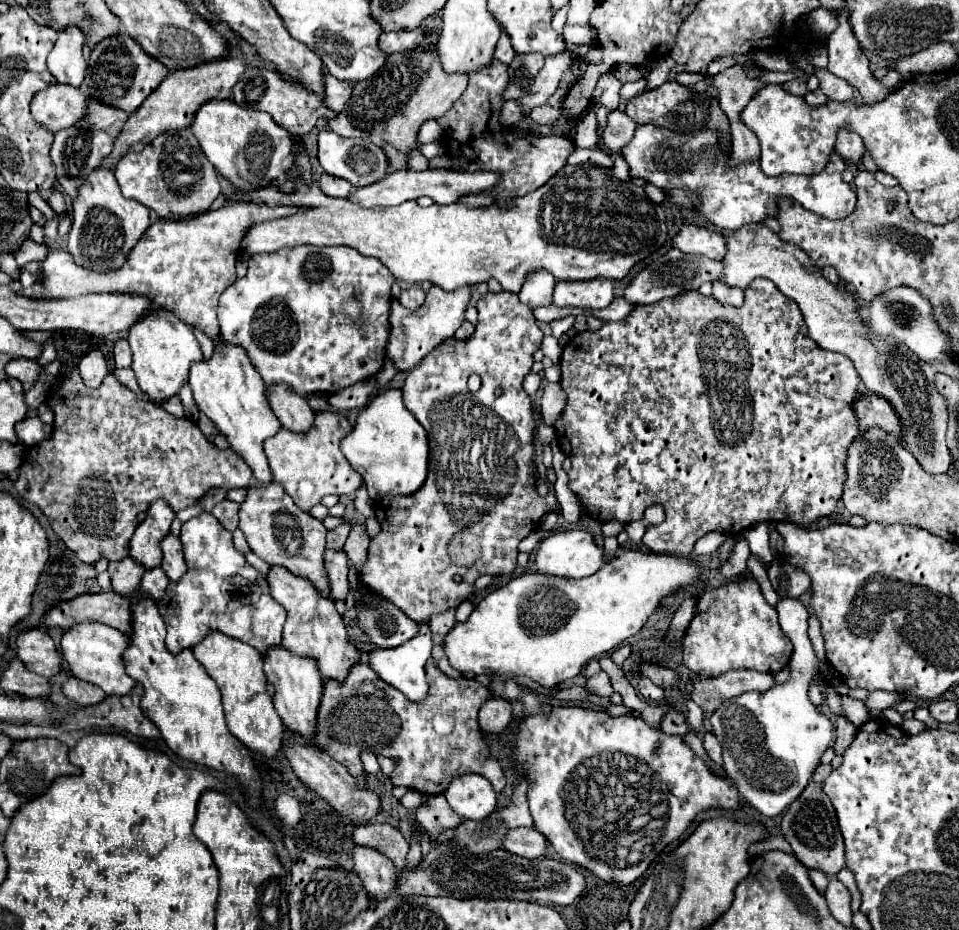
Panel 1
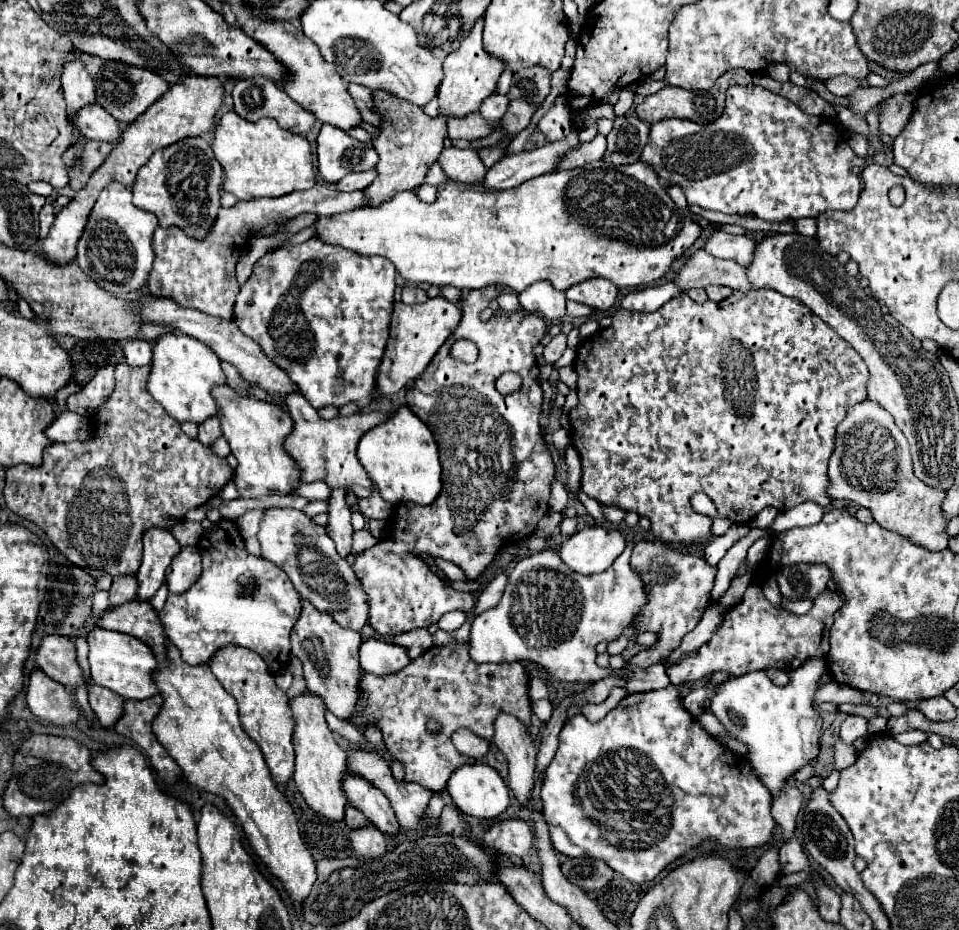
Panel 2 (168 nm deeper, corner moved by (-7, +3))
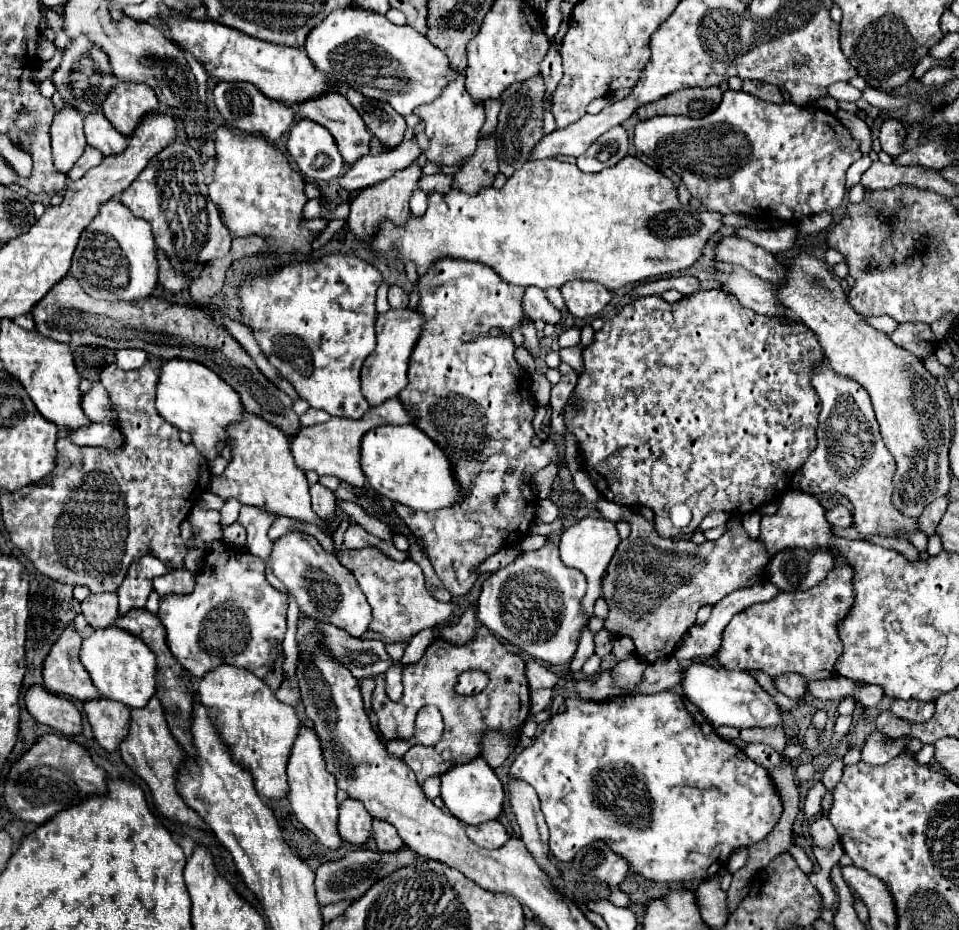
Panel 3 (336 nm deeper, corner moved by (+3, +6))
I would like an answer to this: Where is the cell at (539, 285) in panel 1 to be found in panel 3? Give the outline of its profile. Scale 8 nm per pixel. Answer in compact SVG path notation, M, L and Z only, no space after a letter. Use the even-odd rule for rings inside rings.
M529 286L523 296L523 312L529 320L543 320L547 324L559 324L561 312L545 298L545 292Z

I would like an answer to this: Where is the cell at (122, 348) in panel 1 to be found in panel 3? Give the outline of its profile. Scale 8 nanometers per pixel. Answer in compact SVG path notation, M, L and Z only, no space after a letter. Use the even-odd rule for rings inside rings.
M125 348L125 350L117 350L117 366L123 370L137 370L147 362L147 354L143 350L133 350L133 348Z

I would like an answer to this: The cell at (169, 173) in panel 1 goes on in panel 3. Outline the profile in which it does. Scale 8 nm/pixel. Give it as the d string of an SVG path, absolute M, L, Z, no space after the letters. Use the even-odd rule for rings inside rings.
M187 142L169 144L149 160L137 180L123 192L121 202L141 220L153 226L157 248L165 252L177 272L193 272L213 258L223 258L231 250L231 234L219 218L219 210L207 196L201 172L201 158Z

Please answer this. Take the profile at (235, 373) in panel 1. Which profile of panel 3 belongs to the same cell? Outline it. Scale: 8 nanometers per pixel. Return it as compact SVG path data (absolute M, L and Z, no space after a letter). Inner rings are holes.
M245 412L243 420L229 428L227 446L233 450L233 460L225 468L221 476L213 476L209 482L209 492L219 496L221 500L237 498L241 504L261 508L273 516L293 518L305 524L317 524L327 536L333 536L339 528L339 518L333 516L327 522L311 510L311 496L305 472L297 468L287 436L273 424L267 424L259 416L251 416Z

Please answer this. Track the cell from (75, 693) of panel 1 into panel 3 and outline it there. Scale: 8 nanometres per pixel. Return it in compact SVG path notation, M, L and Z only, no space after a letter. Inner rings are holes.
M101 698L87 702L85 712L99 746L105 752L115 752L119 748L119 742L125 738L125 732L129 732L129 708L115 700Z

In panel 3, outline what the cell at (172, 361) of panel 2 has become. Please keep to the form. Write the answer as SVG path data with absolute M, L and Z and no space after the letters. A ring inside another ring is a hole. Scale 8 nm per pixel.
M189 360L163 362L157 384L157 410L167 422L191 434L193 444L209 462L213 462L217 456L217 444L229 440L227 428L239 422L245 414L237 392L225 380L203 364Z

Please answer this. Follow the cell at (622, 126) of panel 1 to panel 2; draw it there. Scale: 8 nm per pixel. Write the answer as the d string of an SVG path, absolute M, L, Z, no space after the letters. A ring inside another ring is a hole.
M617 117L613 131L607 135L607 151L603 159L613 165L627 165L639 161L647 143L649 127L639 117Z

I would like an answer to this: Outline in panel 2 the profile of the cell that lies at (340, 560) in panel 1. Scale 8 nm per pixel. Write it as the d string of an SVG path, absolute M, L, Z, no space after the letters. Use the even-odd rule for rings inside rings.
M341 489L331 491L329 501L331 501L331 505L329 505L329 511L327 511L329 513L327 533L335 541L337 553L345 559L351 553L351 535L353 535L351 509L347 507L345 491L341 491Z

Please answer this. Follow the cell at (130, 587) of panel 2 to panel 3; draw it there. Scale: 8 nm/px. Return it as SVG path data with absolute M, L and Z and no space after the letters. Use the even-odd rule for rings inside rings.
M107 592L107 594L89 594L81 602L81 612L87 620L87 624L97 630L97 628L109 628L117 620L117 594Z

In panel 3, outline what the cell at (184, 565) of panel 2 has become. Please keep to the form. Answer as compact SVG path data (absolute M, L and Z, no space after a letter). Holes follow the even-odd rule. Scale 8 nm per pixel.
M185 568L183 570L173 570L173 572L153 580L153 588L159 596L189 594L189 592L193 592L193 586L195 586L195 576Z

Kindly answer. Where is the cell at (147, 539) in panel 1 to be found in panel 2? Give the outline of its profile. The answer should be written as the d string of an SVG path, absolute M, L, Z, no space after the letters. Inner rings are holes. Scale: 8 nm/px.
M147 529L143 535L143 563L137 571L139 595L137 599L151 599L165 581L165 571L181 545L167 529Z

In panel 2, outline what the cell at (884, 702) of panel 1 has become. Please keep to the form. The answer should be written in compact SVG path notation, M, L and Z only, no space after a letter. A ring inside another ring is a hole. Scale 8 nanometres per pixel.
M829 681L825 683L817 695L815 695L815 703L823 703L823 701L831 701L831 703L855 703L861 705L865 701L865 691L853 689L845 683L837 683L837 681Z

